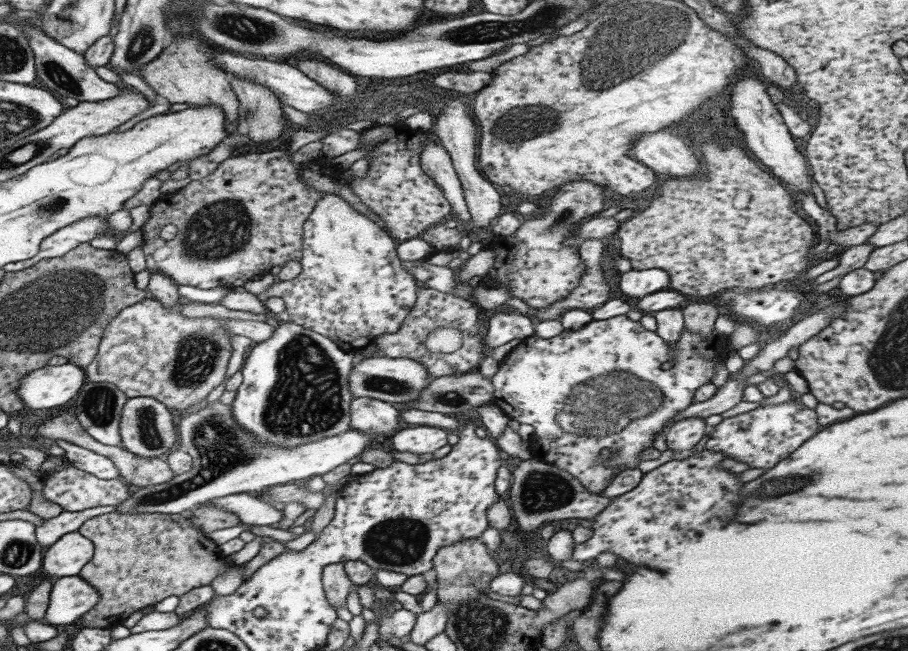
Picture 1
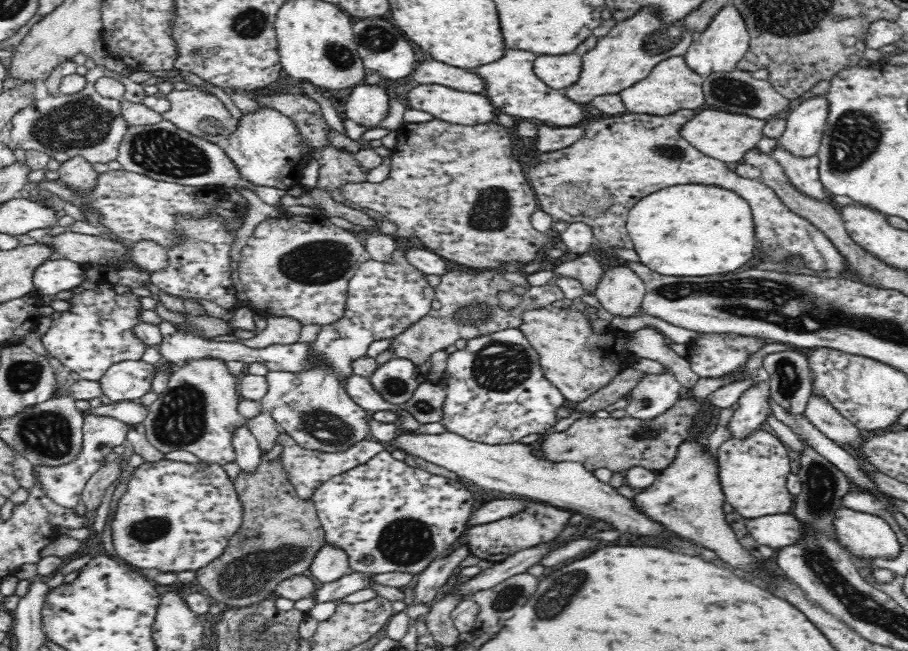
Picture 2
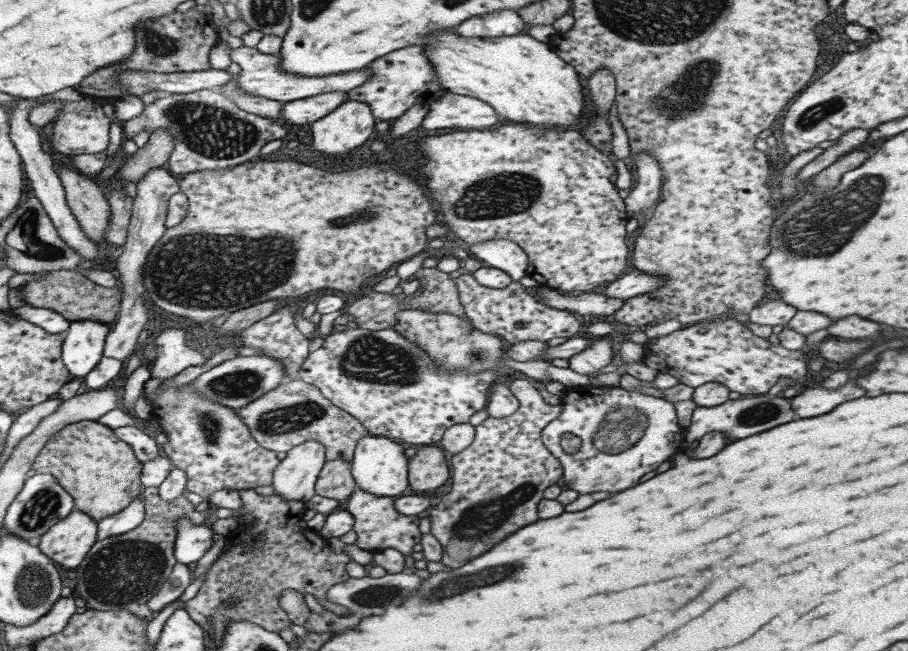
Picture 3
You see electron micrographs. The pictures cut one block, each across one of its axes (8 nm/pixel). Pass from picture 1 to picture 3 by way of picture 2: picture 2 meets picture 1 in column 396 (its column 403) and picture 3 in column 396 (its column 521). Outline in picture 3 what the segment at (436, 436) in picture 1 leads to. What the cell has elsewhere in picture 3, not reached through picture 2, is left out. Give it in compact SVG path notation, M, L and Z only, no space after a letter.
M372 434L358 440L351 462L351 473L360 489L376 496L398 496L408 488L408 472L409 458L404 453L404 444Z

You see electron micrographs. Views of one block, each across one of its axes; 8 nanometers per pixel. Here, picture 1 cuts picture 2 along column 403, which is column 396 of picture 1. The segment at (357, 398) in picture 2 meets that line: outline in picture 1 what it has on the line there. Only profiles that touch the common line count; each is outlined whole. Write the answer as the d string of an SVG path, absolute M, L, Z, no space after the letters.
M354 397L350 412L350 428L366 431L372 437L384 436L396 429L399 430L399 410L392 403Z

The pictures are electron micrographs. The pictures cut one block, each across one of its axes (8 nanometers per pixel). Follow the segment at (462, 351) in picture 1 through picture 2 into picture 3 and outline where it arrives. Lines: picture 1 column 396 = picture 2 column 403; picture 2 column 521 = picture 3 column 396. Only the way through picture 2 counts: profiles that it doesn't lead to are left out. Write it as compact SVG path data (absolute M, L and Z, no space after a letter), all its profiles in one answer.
M421 266L417 273L408 277L408 281L400 284L390 293L372 291L369 295L361 294L345 307L346 314L354 316L355 326L359 328L376 331L391 328L399 320L396 316L401 310L422 310L430 314L454 314L464 319L464 309L456 288L455 280L448 273L438 270L436 267L426 268Z

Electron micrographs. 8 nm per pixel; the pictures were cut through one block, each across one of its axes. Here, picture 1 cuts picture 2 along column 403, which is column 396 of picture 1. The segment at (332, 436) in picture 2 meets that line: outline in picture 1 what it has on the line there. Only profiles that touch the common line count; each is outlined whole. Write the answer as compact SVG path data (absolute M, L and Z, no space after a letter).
M326 192L320 200L316 202L316 206L313 208L310 216L304 222L302 230L302 256L301 256L301 268L299 275L292 280L282 281L276 278L276 281L266 289L262 291L257 297L261 301L265 301L267 298L282 298L286 305L286 312L290 315L290 321L293 324L298 324L306 328L308 331L316 332L329 340L332 340L337 346L346 353L353 354L358 349L364 349L369 344L375 342L374 338L380 335L393 334L401 330L402 324L407 320L406 316L410 314L410 310L416 304L417 292L420 287L419 282L403 267L400 259L398 259L398 253L396 248L399 241L395 240L390 232L386 228L381 228L376 225L364 214L359 213L352 208L342 197L336 193Z

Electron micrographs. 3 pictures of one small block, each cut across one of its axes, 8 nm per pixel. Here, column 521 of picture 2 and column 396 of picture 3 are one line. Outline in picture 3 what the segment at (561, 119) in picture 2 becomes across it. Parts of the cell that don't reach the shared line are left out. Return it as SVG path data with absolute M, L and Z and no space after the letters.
M424 44L402 48L396 52L390 52L390 56L382 56L370 68L370 79L366 83L347 92L349 100L358 100L366 103L373 112L374 119L393 122L414 104L432 104L442 96L442 90L438 86L436 74L432 70L430 60L426 60L426 54L422 54Z

